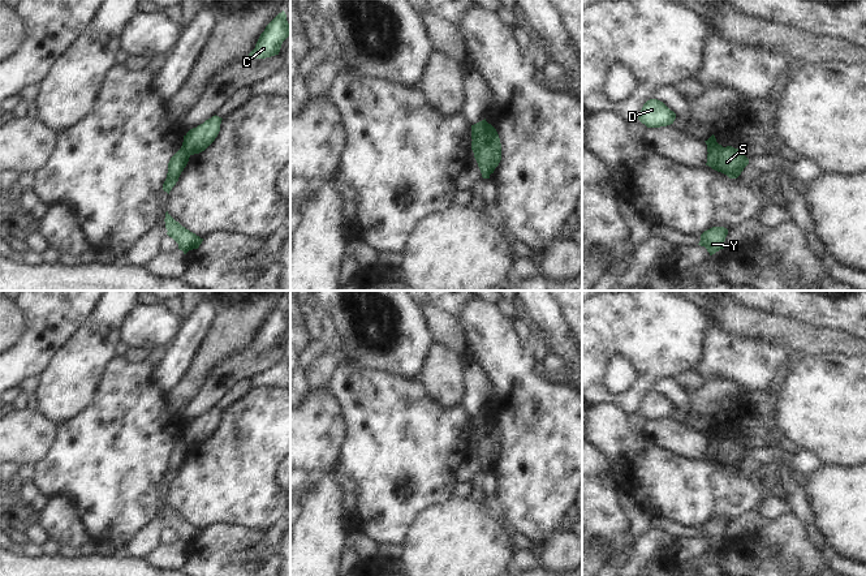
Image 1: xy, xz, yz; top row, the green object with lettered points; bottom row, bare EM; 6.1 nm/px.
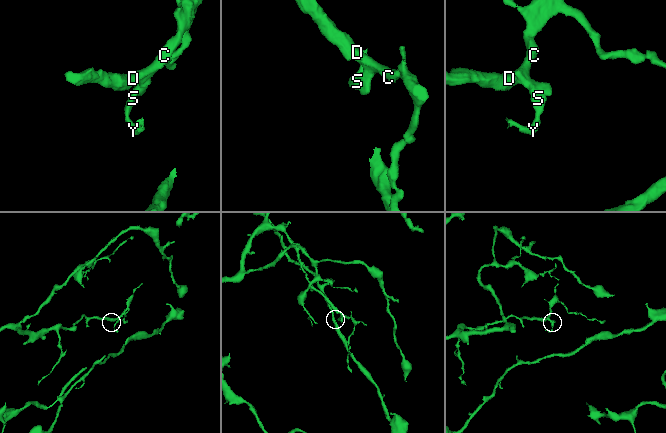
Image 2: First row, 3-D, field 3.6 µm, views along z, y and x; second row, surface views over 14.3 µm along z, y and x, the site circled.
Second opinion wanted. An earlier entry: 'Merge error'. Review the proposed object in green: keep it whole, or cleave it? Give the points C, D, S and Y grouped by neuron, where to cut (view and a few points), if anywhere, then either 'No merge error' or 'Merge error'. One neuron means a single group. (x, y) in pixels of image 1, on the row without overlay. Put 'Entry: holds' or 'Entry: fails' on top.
Entry: holds
Groups: C D / S Y. Split along xz (472, 421), (478, 433), (475, 448). Merge error.

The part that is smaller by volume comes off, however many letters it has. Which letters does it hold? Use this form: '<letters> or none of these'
S, Y.

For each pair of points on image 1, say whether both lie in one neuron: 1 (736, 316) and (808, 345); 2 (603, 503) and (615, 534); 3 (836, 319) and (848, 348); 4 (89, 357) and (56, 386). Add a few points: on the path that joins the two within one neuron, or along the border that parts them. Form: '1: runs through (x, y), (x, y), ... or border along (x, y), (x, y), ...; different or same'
1: runs through (754, 322), (789, 332); same
2: runs through (603, 511), (603, 515), (615, 527); same
3: border along (811, 325), (838, 329), (852, 336); different
4: runs through (81, 364), (64, 381); same

